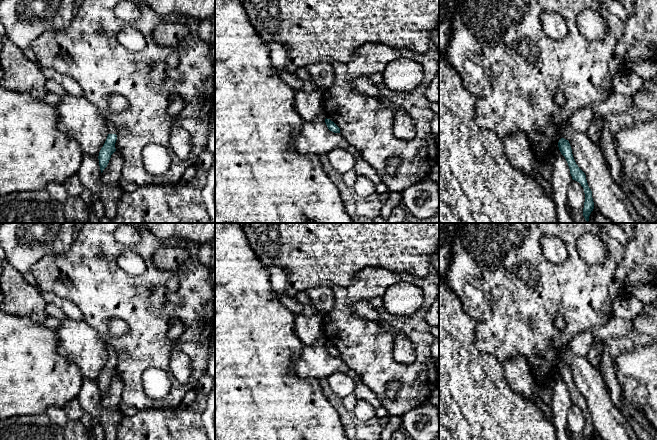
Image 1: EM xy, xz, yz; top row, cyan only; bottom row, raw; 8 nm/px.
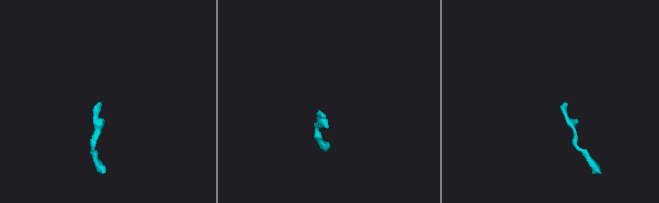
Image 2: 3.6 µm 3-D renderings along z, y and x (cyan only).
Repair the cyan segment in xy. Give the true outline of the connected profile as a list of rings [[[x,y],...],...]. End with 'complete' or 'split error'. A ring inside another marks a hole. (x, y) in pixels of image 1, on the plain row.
[[[105,342],[104,346],[108,354],[108,360],[98,380],[101,397],[107,391],[111,379],[116,375],[115,367],[117,364],[116,353],[113,347]]]; split error

